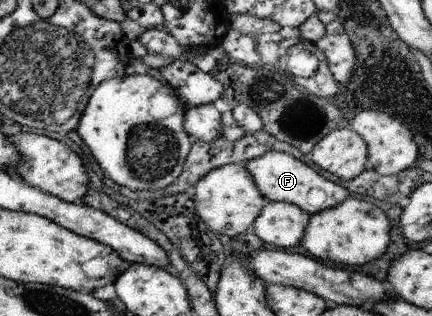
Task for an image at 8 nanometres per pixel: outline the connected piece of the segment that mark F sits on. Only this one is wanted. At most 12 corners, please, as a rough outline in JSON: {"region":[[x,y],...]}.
{"region":[[287,152],[242,165],[267,201],[309,215],[349,198],[341,185]]}

